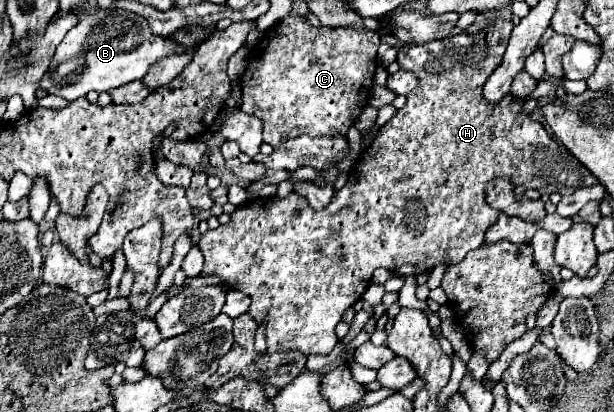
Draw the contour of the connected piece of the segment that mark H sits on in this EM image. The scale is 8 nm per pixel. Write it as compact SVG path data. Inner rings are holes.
M492 19L488 27L484 27L480 33L458 33L458 35L450 35L446 39L440 39L440 41L428 41L424 45L402 45L398 47L398 57L396 57L396 63L400 65L400 69L404 71L412 71L416 77L418 77L418 87L412 89L412 93L406 95L406 105L402 109L398 109L394 113L394 117L384 123L380 127L380 131L376 133L374 141L360 153L360 159L352 165L354 171L348 173L348 181L342 189L338 189L330 201L330 205L322 211L314 211L308 201L304 197L300 197L298 193L290 193L286 199L268 199L268 201L246 201L242 203L234 213L230 213L230 221L226 225L218 225L216 229L208 229L200 241L198 241L198 249L202 251L204 255L204 269L200 273L200 277L220 277L220 287L224 289L234 289L234 291L242 291L246 293L252 303L250 303L250 309L248 313L258 321L258 323L264 323L266 325L266 341L268 341L268 353L280 353L280 351L300 351L302 355L328 355L336 343L338 343L338 337L334 333L334 327L336 323L340 321L342 313L354 303L360 299L360 295L364 293L364 289L368 287L370 279L372 279L372 273L374 269L378 267L386 267L390 273L394 275L404 275L404 277L416 277L416 275L422 275L422 273L432 273L432 269L440 263L446 263L446 265L456 265L460 263L468 251L474 251L478 249L482 243L484 243L484 237L486 237L486 231L496 223L496 219L502 215L498 209L492 209L488 203L486 203L486 187L490 181L502 177L502 179L508 179L514 187L518 185L524 185L524 187L530 187L530 189L538 189L540 193L560 193L560 195L570 195L574 193L576 189L580 187L590 187L590 185L596 185L596 177L592 177L592 173L580 163L576 161L564 147L560 147L548 133L546 129L542 127L542 123L534 121L528 113L522 111L522 99L518 99L516 95L508 93L506 97L500 99L500 103L492 105L484 99L482 95L482 89L484 89L484 83L488 81L488 77L496 71L496 67L500 65L502 61L502 55L506 51L506 45L508 45L508 37L510 37L510 31L512 31L512 23L506 21L506 19Z

